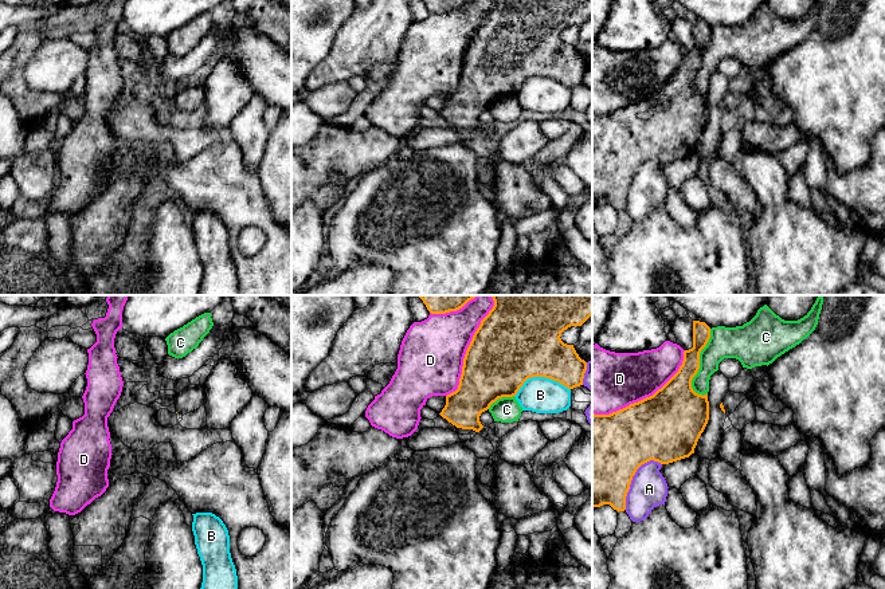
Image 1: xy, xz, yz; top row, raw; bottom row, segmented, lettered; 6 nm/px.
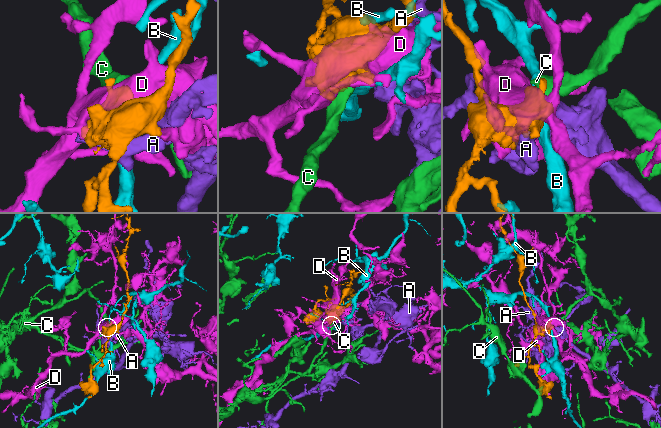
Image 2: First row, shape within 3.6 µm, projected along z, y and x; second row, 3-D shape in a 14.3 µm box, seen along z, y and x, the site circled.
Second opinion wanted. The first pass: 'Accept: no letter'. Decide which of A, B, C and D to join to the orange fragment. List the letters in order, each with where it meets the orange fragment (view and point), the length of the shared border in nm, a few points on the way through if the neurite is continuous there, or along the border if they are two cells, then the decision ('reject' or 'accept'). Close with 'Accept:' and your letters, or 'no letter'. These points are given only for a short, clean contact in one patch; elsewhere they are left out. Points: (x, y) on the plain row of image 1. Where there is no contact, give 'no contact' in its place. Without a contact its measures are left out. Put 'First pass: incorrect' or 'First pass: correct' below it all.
A: meets orange in yz at (631, 177); contact 360 nm long; reject
B: meets orange in xz at (540, 75); contact 340 nm long; reject
C: meets orange in yz at (699, 63); contact 420 nm long; reject
D: meets orange in yz at (646, 97); contact 700 nm long; reject
Accept: no letter
First pass: correct

